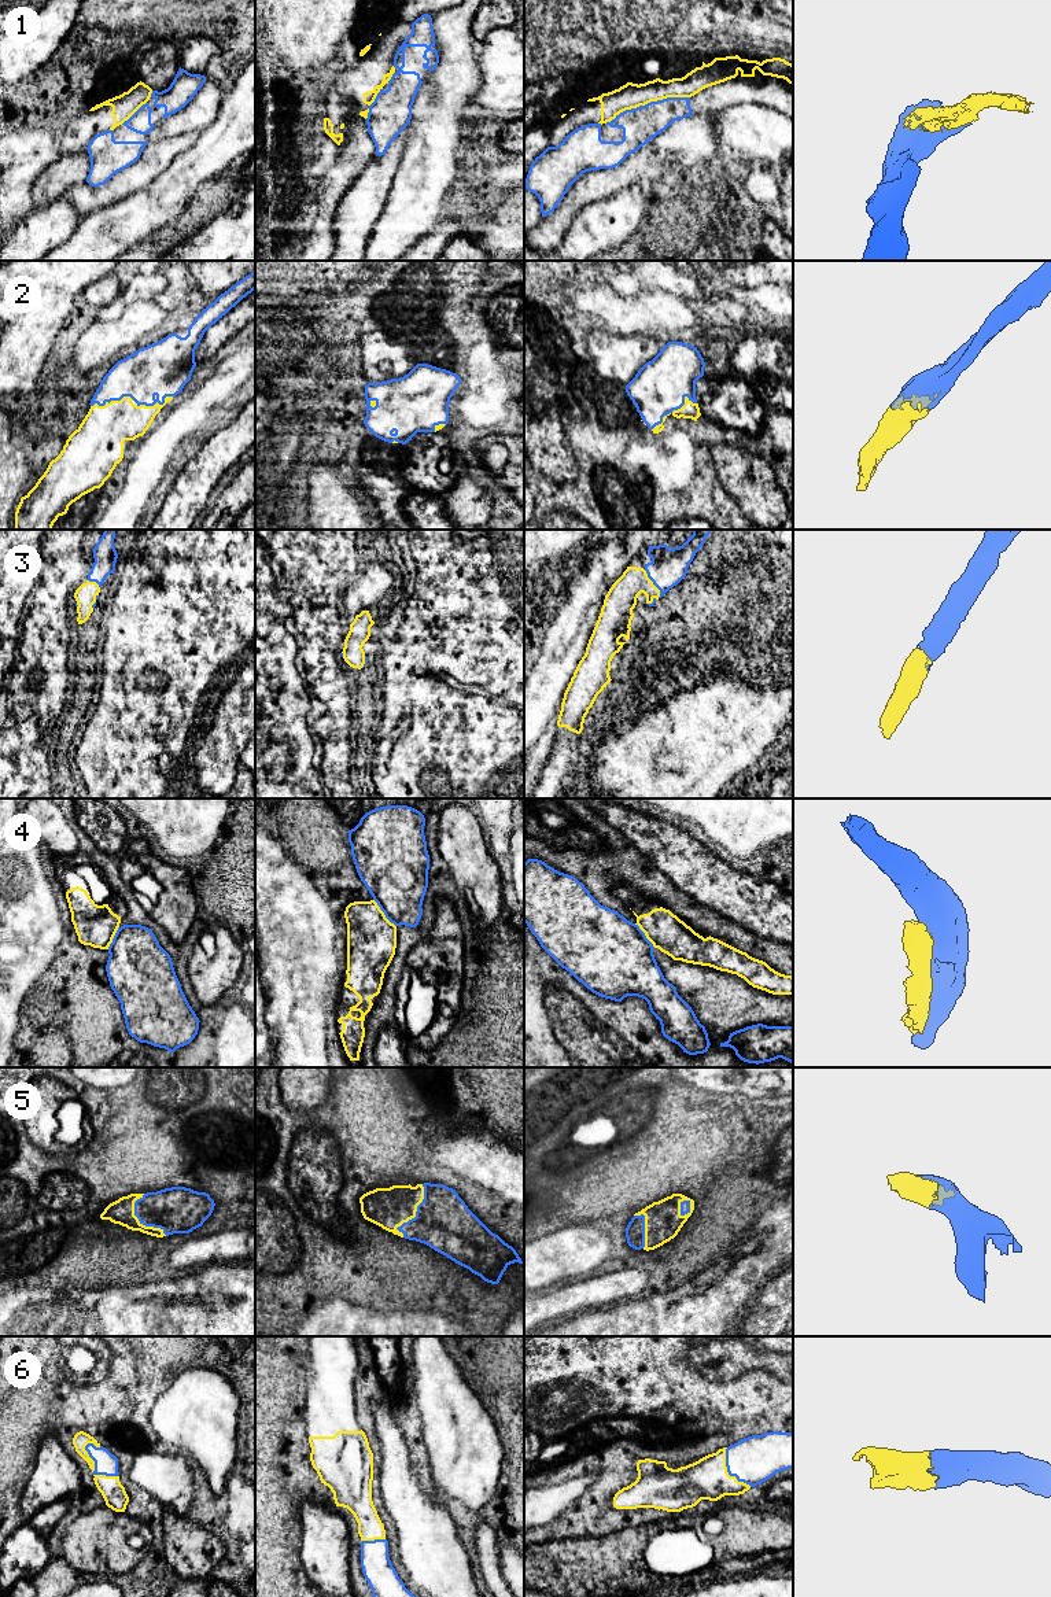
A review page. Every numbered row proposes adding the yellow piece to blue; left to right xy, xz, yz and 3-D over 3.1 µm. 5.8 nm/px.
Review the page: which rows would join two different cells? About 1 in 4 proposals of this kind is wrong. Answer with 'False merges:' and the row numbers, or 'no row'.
False merges: 1, 4

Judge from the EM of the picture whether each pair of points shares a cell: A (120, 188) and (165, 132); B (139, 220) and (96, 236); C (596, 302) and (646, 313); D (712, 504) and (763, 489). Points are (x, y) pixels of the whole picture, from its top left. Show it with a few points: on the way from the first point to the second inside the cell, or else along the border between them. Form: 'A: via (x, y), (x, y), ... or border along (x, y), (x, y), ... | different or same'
A: border along (191, 131), (150, 140) | different
B: via (128, 221), (107, 232) | same
C: via (608, 308), (616, 313), (634, 313) | same
D: border along (723, 487), (738, 506) | different

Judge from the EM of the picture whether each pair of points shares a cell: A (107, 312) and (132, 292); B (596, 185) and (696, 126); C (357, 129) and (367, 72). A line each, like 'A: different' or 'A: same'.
A: same
B: same
C: different

